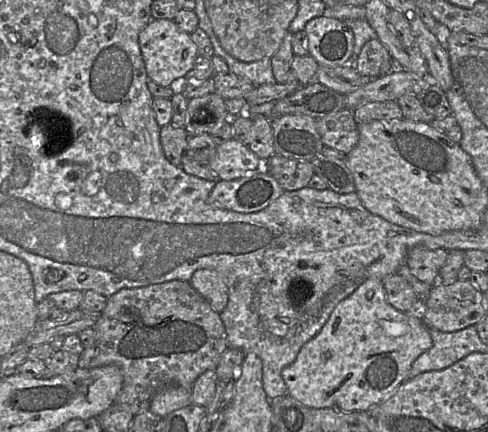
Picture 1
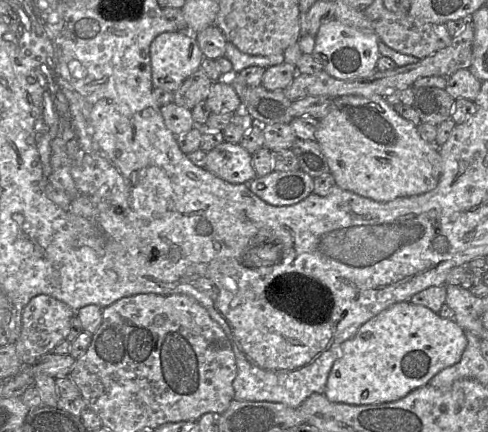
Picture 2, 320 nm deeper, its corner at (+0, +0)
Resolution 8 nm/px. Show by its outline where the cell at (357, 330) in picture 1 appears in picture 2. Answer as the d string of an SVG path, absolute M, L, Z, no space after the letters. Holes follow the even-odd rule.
M409 301L394 303L366 321L353 337L341 344L327 378L324 395L331 402L352 405L396 401L428 384L439 371L459 362L466 345L465 333L454 319L441 318L430 309Z

